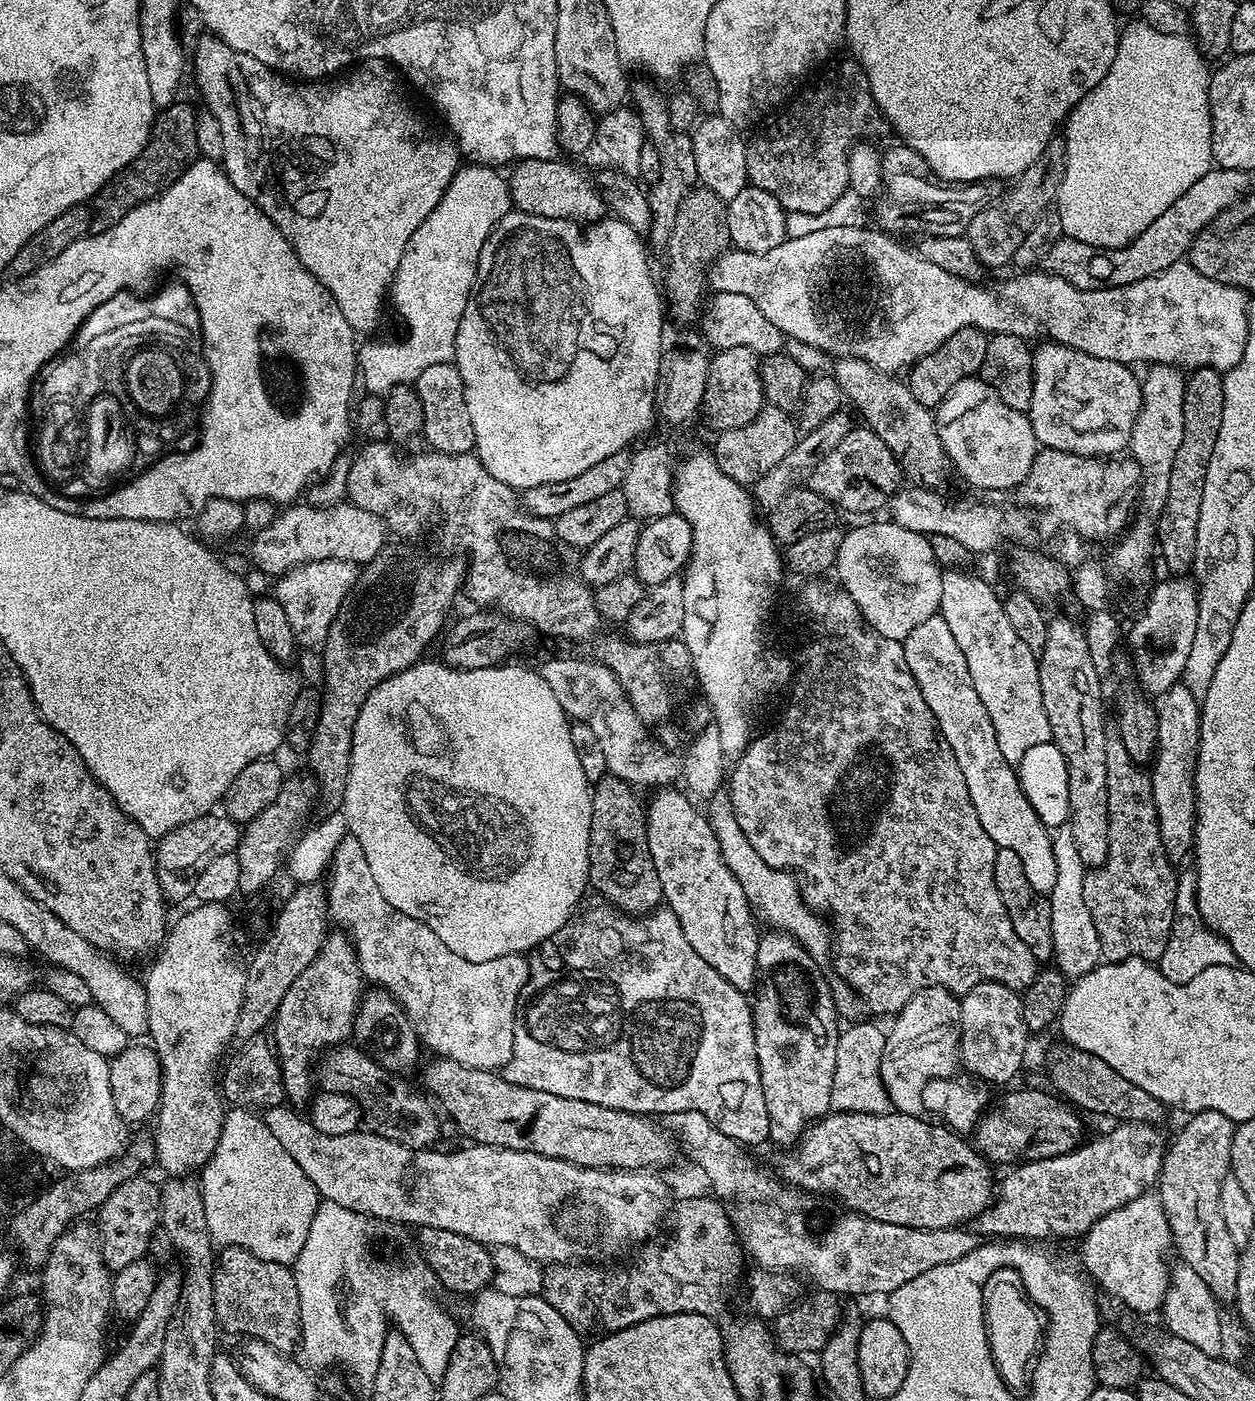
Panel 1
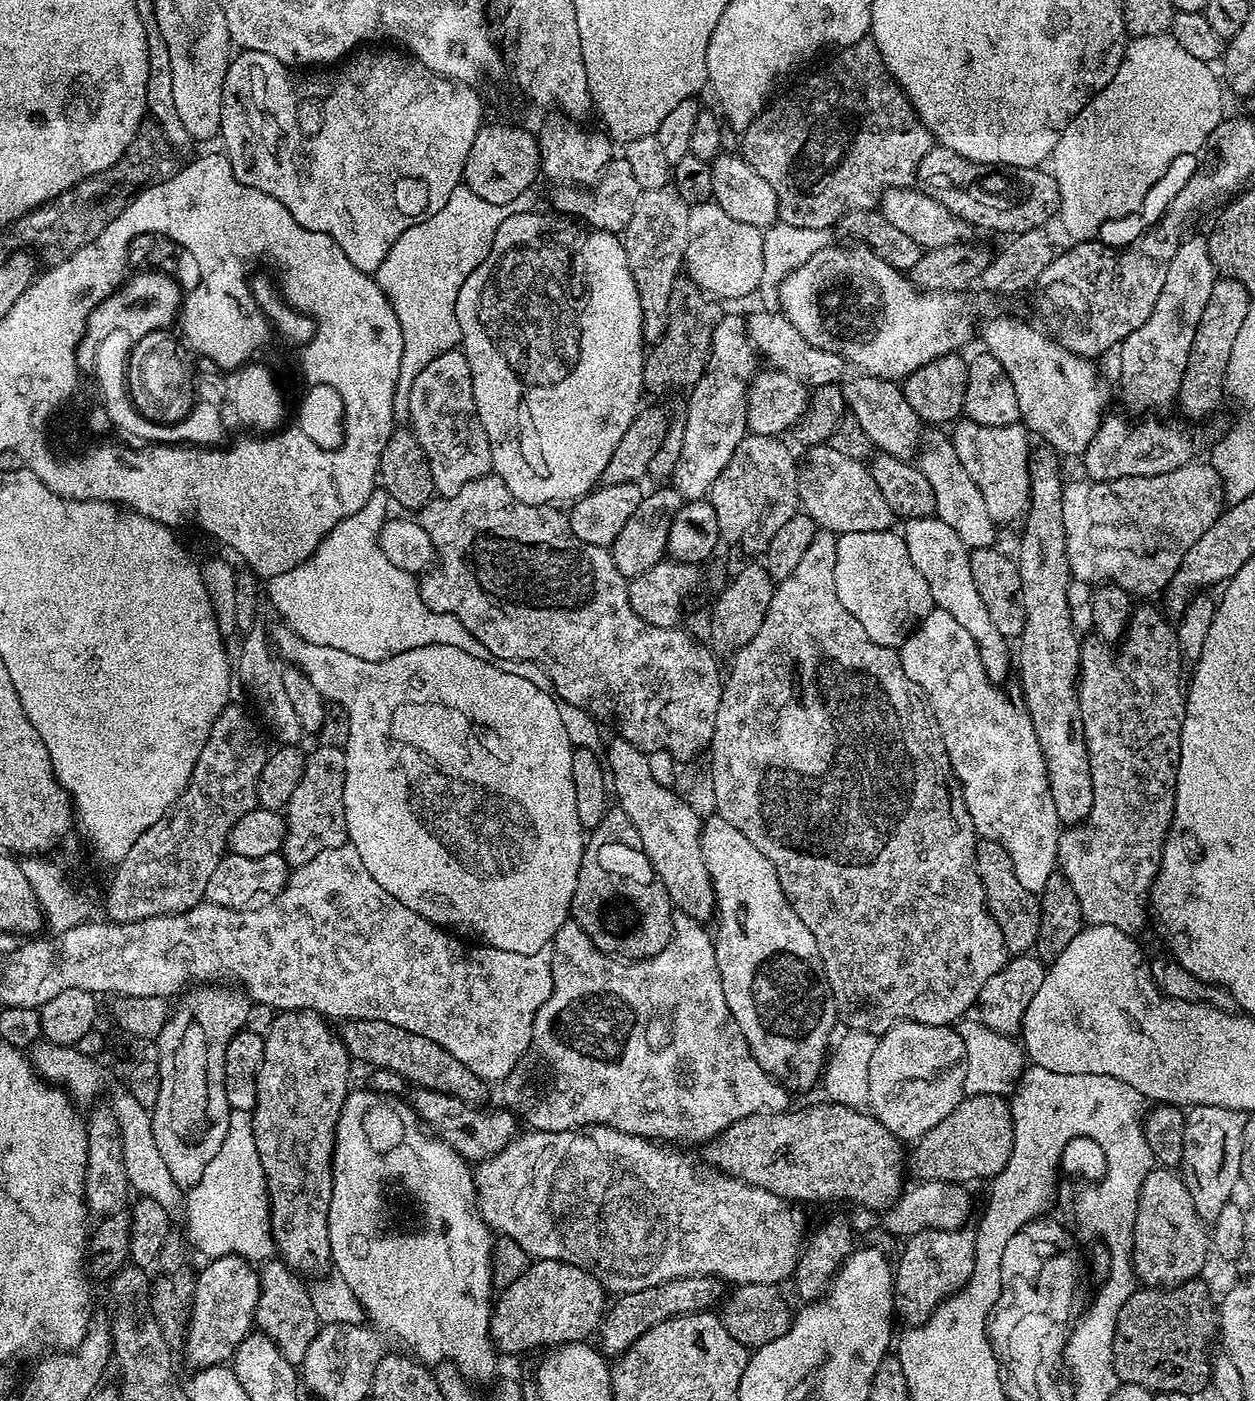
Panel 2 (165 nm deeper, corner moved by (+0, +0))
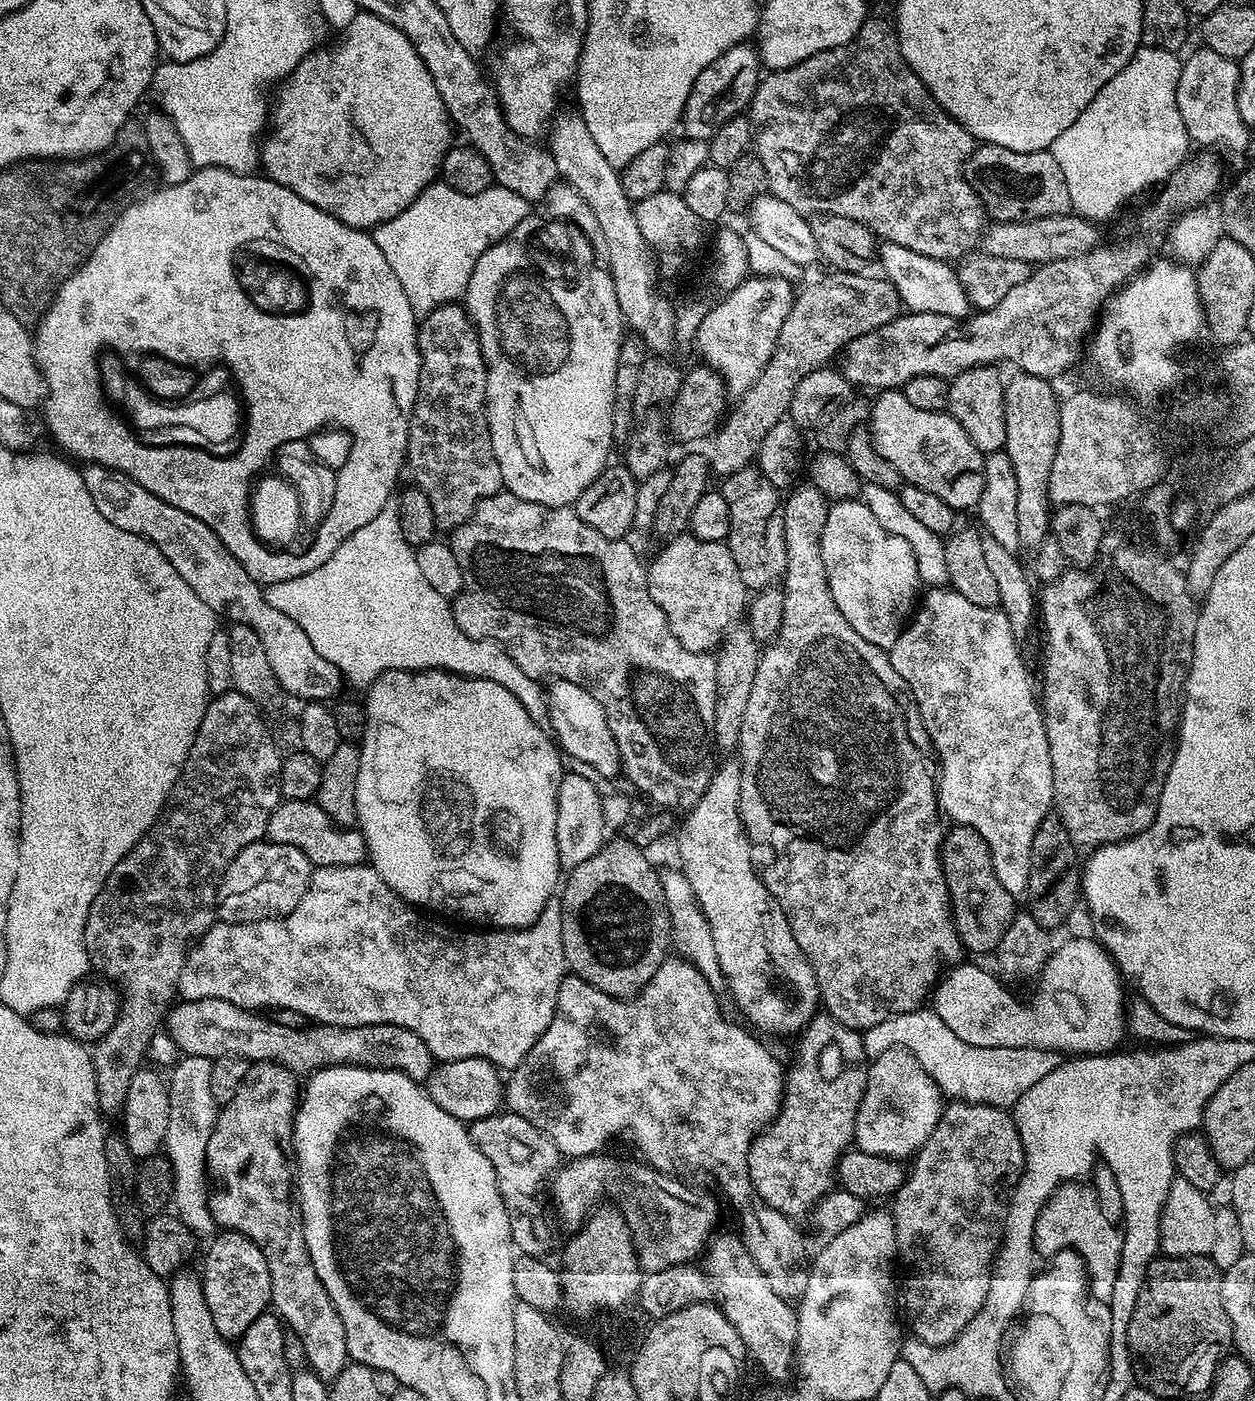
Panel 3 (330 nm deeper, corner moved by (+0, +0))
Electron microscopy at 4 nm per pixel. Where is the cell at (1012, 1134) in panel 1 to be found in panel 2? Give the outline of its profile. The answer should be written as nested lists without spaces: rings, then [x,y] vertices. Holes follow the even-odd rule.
[[[978,1094],[965,1095],[964,1099],[934,1126],[934,1130],[926,1130],[919,1140],[915,1141],[913,1152],[910,1152],[910,1168],[917,1172],[920,1180],[945,1180],[951,1184],[971,1185],[971,1180],[979,1176],[995,1178],[1006,1166],[1012,1149],[1012,1110],[1009,1101],[1003,1095]]]

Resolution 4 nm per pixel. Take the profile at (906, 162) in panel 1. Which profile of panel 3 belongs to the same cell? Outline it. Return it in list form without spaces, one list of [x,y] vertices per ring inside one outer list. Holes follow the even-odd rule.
[[[981,143],[968,157],[966,175],[972,189],[984,203],[985,213],[996,222],[1026,222],[1047,216],[1067,216],[1072,212],[1070,194],[1066,190],[1066,178],[1062,178],[1062,166],[1050,150],[1043,152],[1019,152],[1006,150],[1006,146]]]

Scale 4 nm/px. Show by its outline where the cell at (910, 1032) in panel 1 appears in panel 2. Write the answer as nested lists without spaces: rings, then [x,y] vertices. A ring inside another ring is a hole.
[[[902,1020],[889,1032],[879,1037],[869,1062],[869,1098],[867,1107],[886,1130],[890,1130],[901,1142],[915,1142],[926,1130],[934,1130],[954,1106],[965,1097],[964,1092],[964,1059],[966,1048],[957,1029],[952,1026],[930,1026],[913,1020]]]

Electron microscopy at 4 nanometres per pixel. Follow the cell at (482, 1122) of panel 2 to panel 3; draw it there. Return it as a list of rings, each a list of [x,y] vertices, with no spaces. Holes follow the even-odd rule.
[[[500,1110],[494,1116],[483,1116],[480,1120],[471,1121],[467,1125],[467,1130],[474,1147],[486,1154],[490,1166],[496,1171],[498,1190],[510,1214],[513,1245],[523,1255],[547,1257],[547,1252],[552,1248],[553,1217],[550,1212],[548,1217],[540,1191],[543,1188],[545,1191],[546,1188],[544,1171],[547,1168],[555,1169],[561,1163],[562,1157],[558,1146],[549,1136],[542,1134],[542,1130],[526,1122],[526,1118],[507,1110]]]

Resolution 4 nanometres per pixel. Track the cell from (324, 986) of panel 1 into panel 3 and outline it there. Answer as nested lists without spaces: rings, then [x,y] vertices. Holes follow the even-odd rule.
[[[273,1060],[255,1061],[249,1067],[246,1078],[242,1078],[238,1094],[234,1094],[232,1101],[219,1109],[216,1125],[206,1146],[209,1177],[214,1181],[215,1187],[216,1184],[220,1187],[217,1192],[215,1189],[211,1193],[210,1203],[213,1221],[221,1229],[246,1234],[266,1254],[272,1283],[271,1307],[290,1329],[291,1335],[300,1339],[305,1348],[307,1367],[324,1381],[331,1382],[343,1370],[344,1365],[349,1363],[350,1357],[342,1318],[338,1318],[338,1310],[334,1302],[330,1302],[330,1294],[326,1294],[326,1286],[322,1286],[314,1270],[314,1262],[310,1262],[300,1210],[294,1199],[294,1168],[290,1163],[288,1147],[292,1138],[292,1119],[295,1118],[298,1107],[296,1080],[297,1073],[283,1064],[276,1064]]]

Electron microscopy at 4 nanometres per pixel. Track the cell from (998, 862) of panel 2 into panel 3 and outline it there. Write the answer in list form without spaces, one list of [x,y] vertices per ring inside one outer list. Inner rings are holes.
[[[949,827],[940,849],[940,859],[944,866],[948,901],[952,903],[952,921],[956,924],[956,933],[960,935],[961,945],[967,951],[969,948],[972,952],[995,953],[996,947],[1000,945],[1002,934],[1006,934],[1013,916],[1017,915],[1018,900],[1017,897],[1010,894],[1010,890],[1006,890],[1006,886],[1002,886],[1002,882],[998,882],[998,874],[994,874],[994,866],[986,842],[973,828]]]

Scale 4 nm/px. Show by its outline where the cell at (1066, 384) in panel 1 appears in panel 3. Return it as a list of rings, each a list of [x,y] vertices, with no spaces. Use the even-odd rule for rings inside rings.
[[[883,241],[878,248],[878,261],[882,264],[881,271],[885,279],[891,281],[895,289],[898,290],[901,303],[907,311],[918,313],[943,314],[946,317],[956,319],[967,319],[972,307],[968,295],[962,289],[959,273],[955,267],[945,260],[929,258],[924,254],[918,254],[909,247],[898,246],[896,243]]]

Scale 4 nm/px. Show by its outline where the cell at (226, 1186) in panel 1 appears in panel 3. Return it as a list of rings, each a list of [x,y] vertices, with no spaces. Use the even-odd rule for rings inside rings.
[[[181,1055],[171,1069],[173,1078],[180,1080],[180,1088],[171,1089],[170,1130],[166,1130],[163,1151],[174,1170],[171,1207],[193,1234],[208,1231],[211,1233],[211,1228],[214,1228],[206,1154],[206,1146],[210,1142],[210,1134],[214,1130],[218,1115],[216,1099],[210,1094],[212,1062],[210,1058]]]

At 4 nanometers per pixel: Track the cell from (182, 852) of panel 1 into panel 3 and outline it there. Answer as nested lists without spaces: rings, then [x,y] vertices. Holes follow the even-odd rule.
[[[315,799],[285,800],[272,812],[268,819],[267,839],[273,844],[294,846],[294,850],[302,850],[313,866],[354,866],[368,860],[366,838],[359,827],[342,828],[328,817]]]

